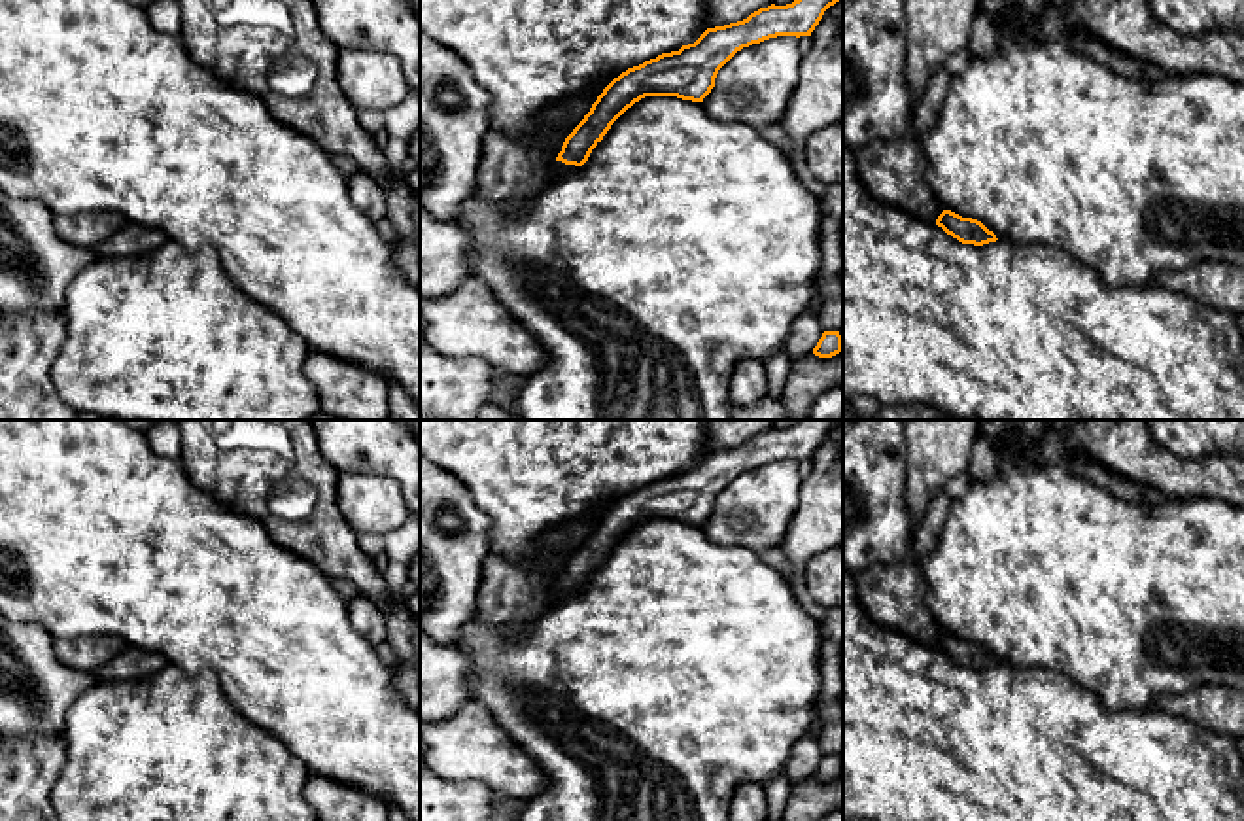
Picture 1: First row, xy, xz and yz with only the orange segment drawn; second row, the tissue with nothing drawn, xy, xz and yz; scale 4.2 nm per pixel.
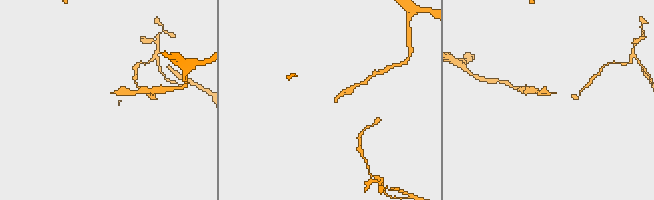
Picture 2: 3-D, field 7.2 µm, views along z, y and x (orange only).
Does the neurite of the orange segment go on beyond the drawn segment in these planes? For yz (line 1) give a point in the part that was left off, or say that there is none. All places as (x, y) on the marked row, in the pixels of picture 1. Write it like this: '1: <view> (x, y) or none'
1: none

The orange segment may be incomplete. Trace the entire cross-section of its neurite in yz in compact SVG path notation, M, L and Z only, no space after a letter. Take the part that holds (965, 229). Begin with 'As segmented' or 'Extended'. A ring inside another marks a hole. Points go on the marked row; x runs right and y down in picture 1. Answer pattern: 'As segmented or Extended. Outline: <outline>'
As segmented. Outline: M943 210L938 216L936 225L962 244L983 246L998 240L996 235L989 231L981 221L962 218L951 210Z

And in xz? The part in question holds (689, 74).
Extended. Outline: M794 0L768 6L747 19L707 28L694 44L662 53L614 78L584 119L565 138L550 165L548 182L582 166L611 125L645 96L677 96L703 102L718 70L743 47L777 36L811 36L824 11L839 0Z

